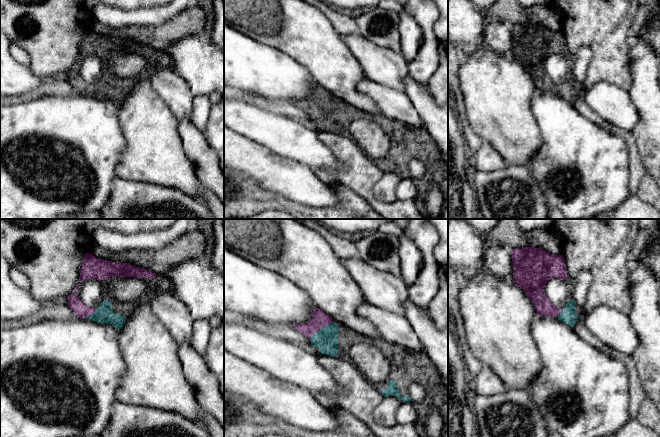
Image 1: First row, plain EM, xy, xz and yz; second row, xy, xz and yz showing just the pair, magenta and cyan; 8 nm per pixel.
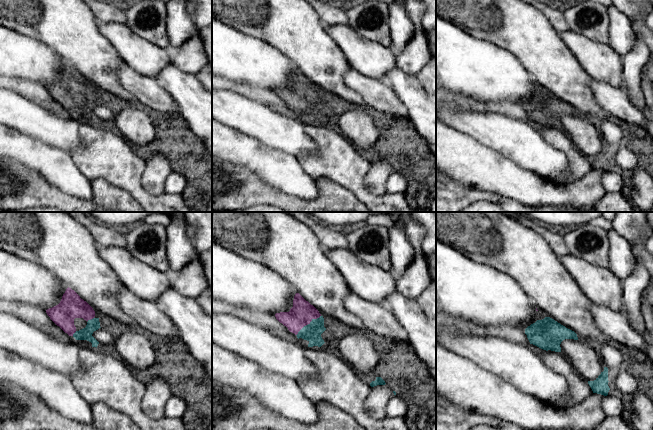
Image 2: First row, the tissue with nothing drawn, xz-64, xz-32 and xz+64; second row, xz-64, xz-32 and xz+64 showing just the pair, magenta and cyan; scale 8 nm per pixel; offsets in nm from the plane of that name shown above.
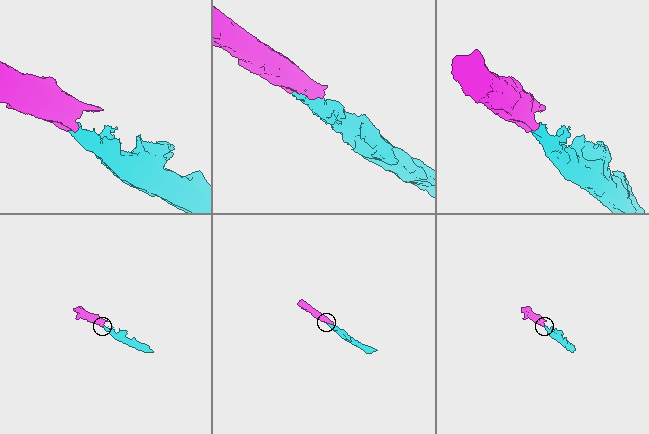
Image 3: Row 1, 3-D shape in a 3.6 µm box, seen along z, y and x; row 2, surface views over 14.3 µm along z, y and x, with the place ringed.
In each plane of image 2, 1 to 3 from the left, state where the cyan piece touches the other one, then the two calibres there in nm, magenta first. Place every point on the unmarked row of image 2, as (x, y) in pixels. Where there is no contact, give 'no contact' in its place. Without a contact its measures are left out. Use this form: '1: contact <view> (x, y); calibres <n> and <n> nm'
1: contact xz-64 (90, 95); calibres 200 and 100 nm
2: contact xz-32 (307, 100); calibres 190 and 150 nm
3: no contact

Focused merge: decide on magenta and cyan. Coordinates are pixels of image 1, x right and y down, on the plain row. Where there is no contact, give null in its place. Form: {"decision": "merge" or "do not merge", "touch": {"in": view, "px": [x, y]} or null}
{"decision": "merge", "touch": {"in": "xz", "px": [320, 104]}}

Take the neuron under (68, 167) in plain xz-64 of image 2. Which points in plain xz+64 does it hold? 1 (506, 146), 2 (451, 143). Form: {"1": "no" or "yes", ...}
{"1": "no", "2": "yes"}

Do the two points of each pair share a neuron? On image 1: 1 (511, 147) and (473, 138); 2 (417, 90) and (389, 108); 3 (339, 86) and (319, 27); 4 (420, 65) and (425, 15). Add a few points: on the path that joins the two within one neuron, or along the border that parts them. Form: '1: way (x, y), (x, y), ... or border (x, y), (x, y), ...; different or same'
1: border (468, 121), (471, 128), (483, 141); different
2: border (401, 90), (420, 116); different
3: way (338, 71), (320, 49), (319, 42); same
4: way (428, 53), (427, 27); same

